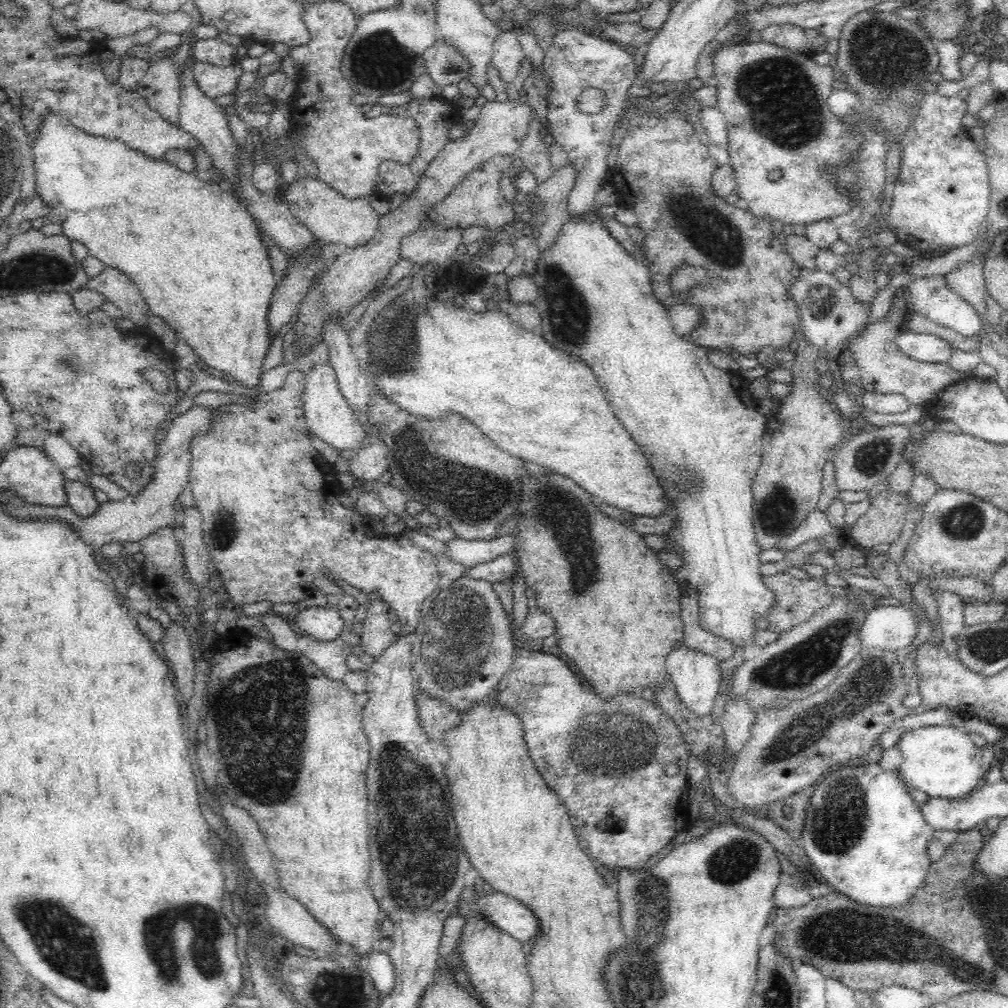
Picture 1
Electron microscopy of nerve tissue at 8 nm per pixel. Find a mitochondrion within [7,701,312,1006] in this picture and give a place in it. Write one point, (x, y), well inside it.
(60, 938)

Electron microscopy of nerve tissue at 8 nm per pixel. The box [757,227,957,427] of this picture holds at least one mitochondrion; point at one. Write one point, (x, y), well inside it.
(822, 303)

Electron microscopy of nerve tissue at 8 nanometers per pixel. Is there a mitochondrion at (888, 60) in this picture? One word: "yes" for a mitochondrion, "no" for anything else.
yes

